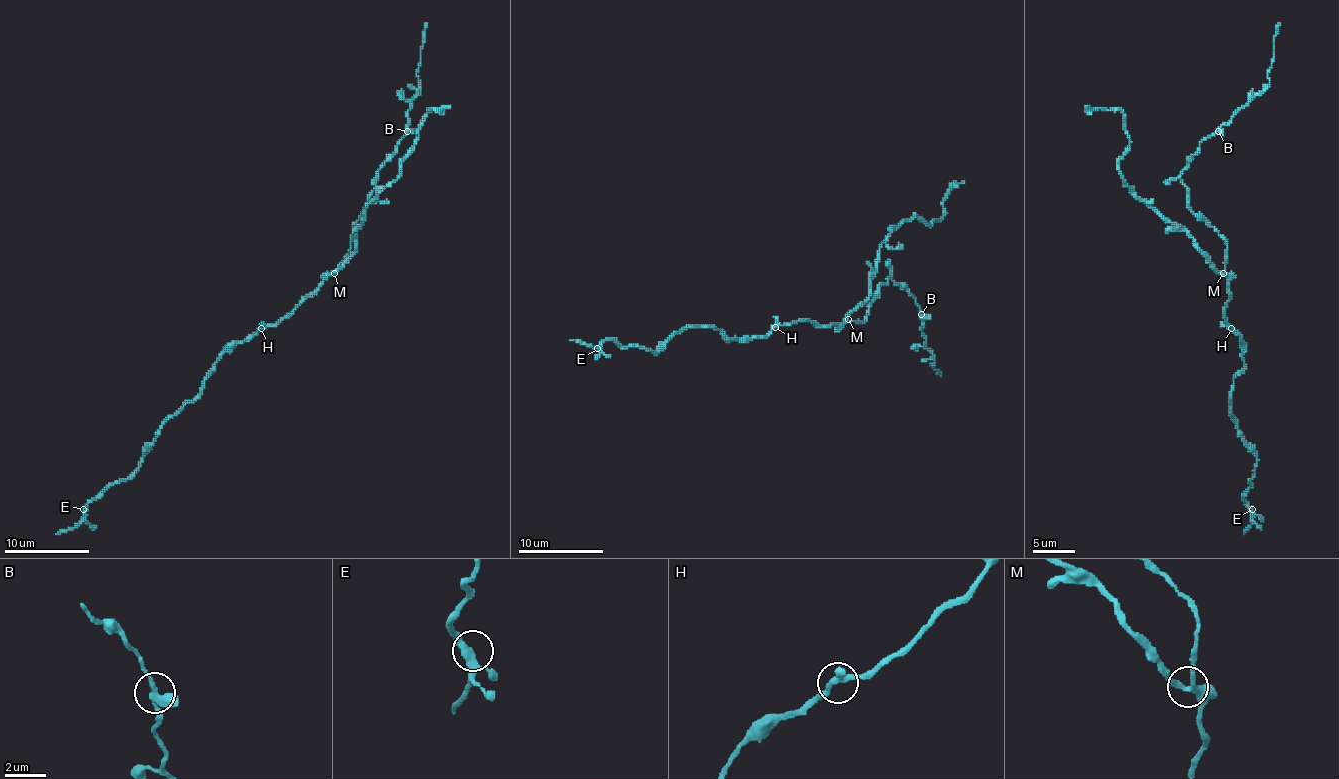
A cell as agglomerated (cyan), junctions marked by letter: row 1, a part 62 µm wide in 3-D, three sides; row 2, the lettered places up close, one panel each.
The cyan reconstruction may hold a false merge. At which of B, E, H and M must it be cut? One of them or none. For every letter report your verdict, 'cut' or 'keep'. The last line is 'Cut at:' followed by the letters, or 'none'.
B: keep
E: keep
H: keep
M: keep
Cut at: none

